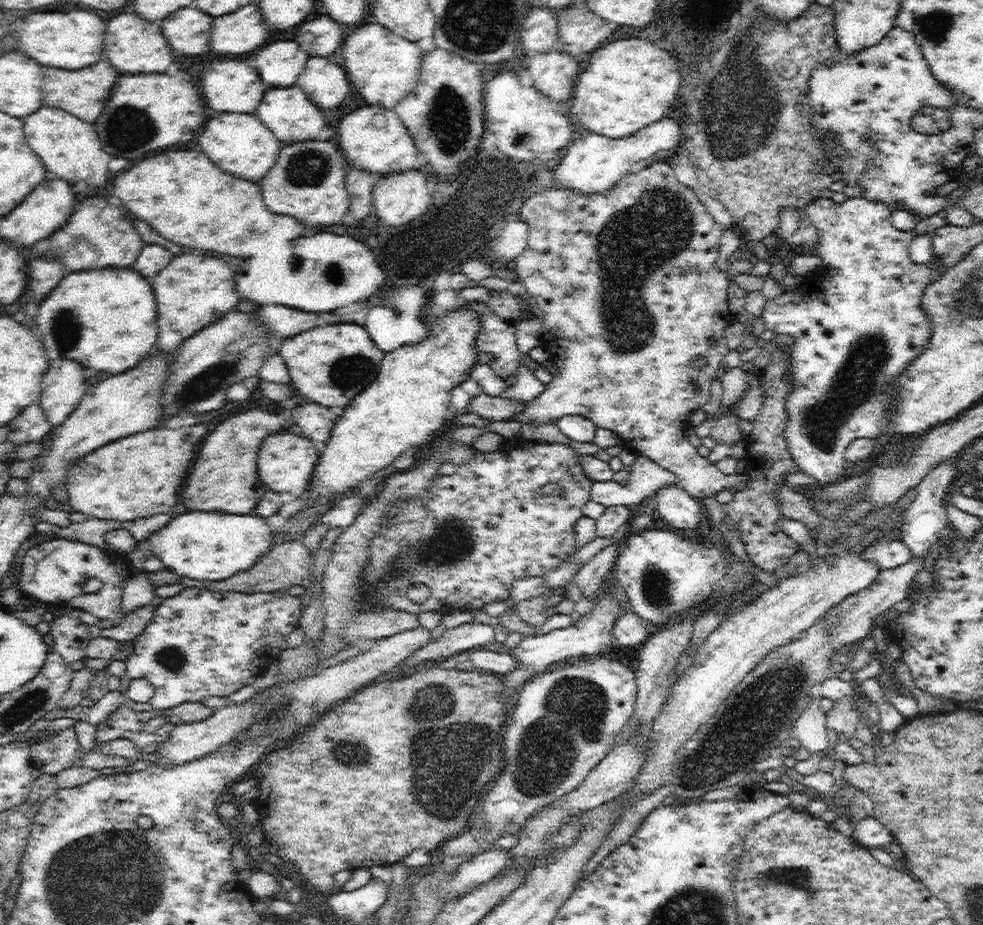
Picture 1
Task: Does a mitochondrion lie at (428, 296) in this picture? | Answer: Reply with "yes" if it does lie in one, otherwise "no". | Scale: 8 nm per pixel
no

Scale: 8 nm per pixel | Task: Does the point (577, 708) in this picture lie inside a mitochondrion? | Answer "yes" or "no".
yes

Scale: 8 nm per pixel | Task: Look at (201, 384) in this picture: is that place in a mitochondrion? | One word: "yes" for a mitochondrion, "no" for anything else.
yes

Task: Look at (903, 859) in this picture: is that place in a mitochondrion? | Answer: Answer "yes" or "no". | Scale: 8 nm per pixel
no

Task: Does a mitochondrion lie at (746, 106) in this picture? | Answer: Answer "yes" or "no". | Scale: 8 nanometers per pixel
yes

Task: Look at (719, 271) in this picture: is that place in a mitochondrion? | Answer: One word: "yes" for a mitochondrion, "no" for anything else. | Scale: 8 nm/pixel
no

